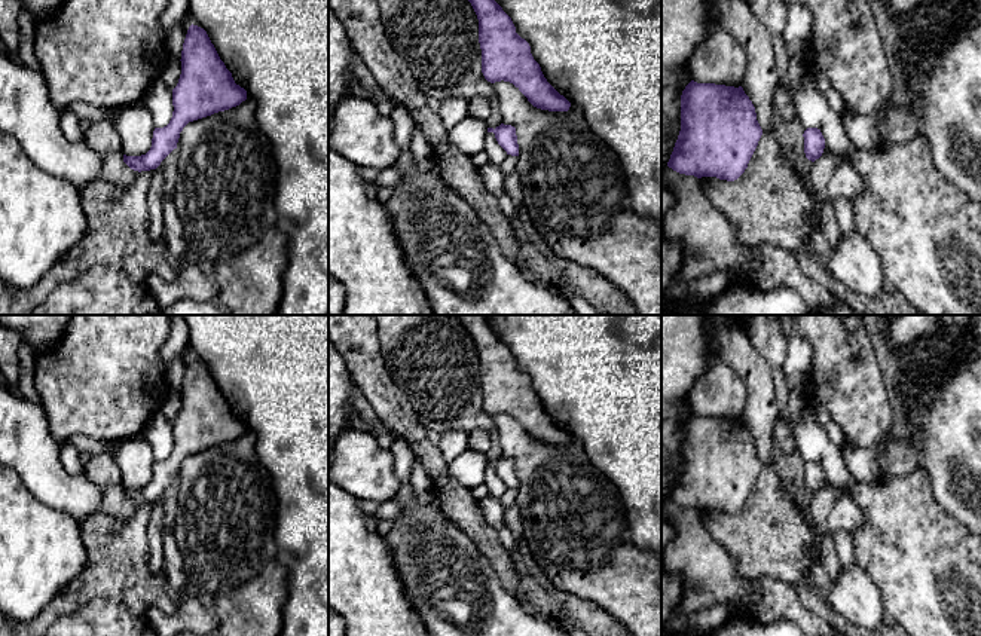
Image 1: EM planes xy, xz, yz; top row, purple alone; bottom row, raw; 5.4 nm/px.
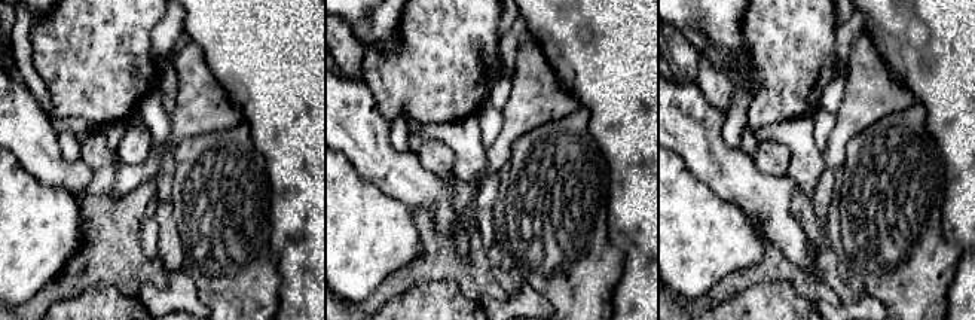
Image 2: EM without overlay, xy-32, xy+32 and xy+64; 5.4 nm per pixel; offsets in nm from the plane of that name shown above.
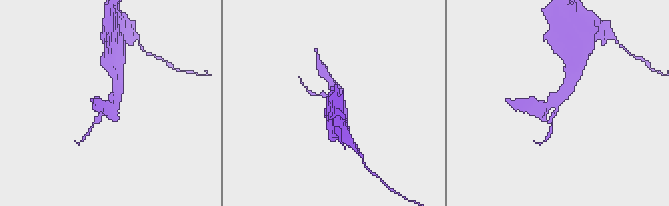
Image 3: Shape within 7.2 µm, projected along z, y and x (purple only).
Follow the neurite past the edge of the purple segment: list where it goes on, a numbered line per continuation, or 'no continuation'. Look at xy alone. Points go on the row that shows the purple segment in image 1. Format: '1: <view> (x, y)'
no continuation

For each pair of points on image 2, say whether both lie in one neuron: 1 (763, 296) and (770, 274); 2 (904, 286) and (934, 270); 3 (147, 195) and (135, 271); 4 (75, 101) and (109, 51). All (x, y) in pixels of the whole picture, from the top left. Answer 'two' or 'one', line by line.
1: two
2: one
3: one
4: one

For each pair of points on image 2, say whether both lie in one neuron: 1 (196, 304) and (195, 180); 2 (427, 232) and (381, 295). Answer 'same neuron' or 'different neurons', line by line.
1: different neurons
2: same neuron

